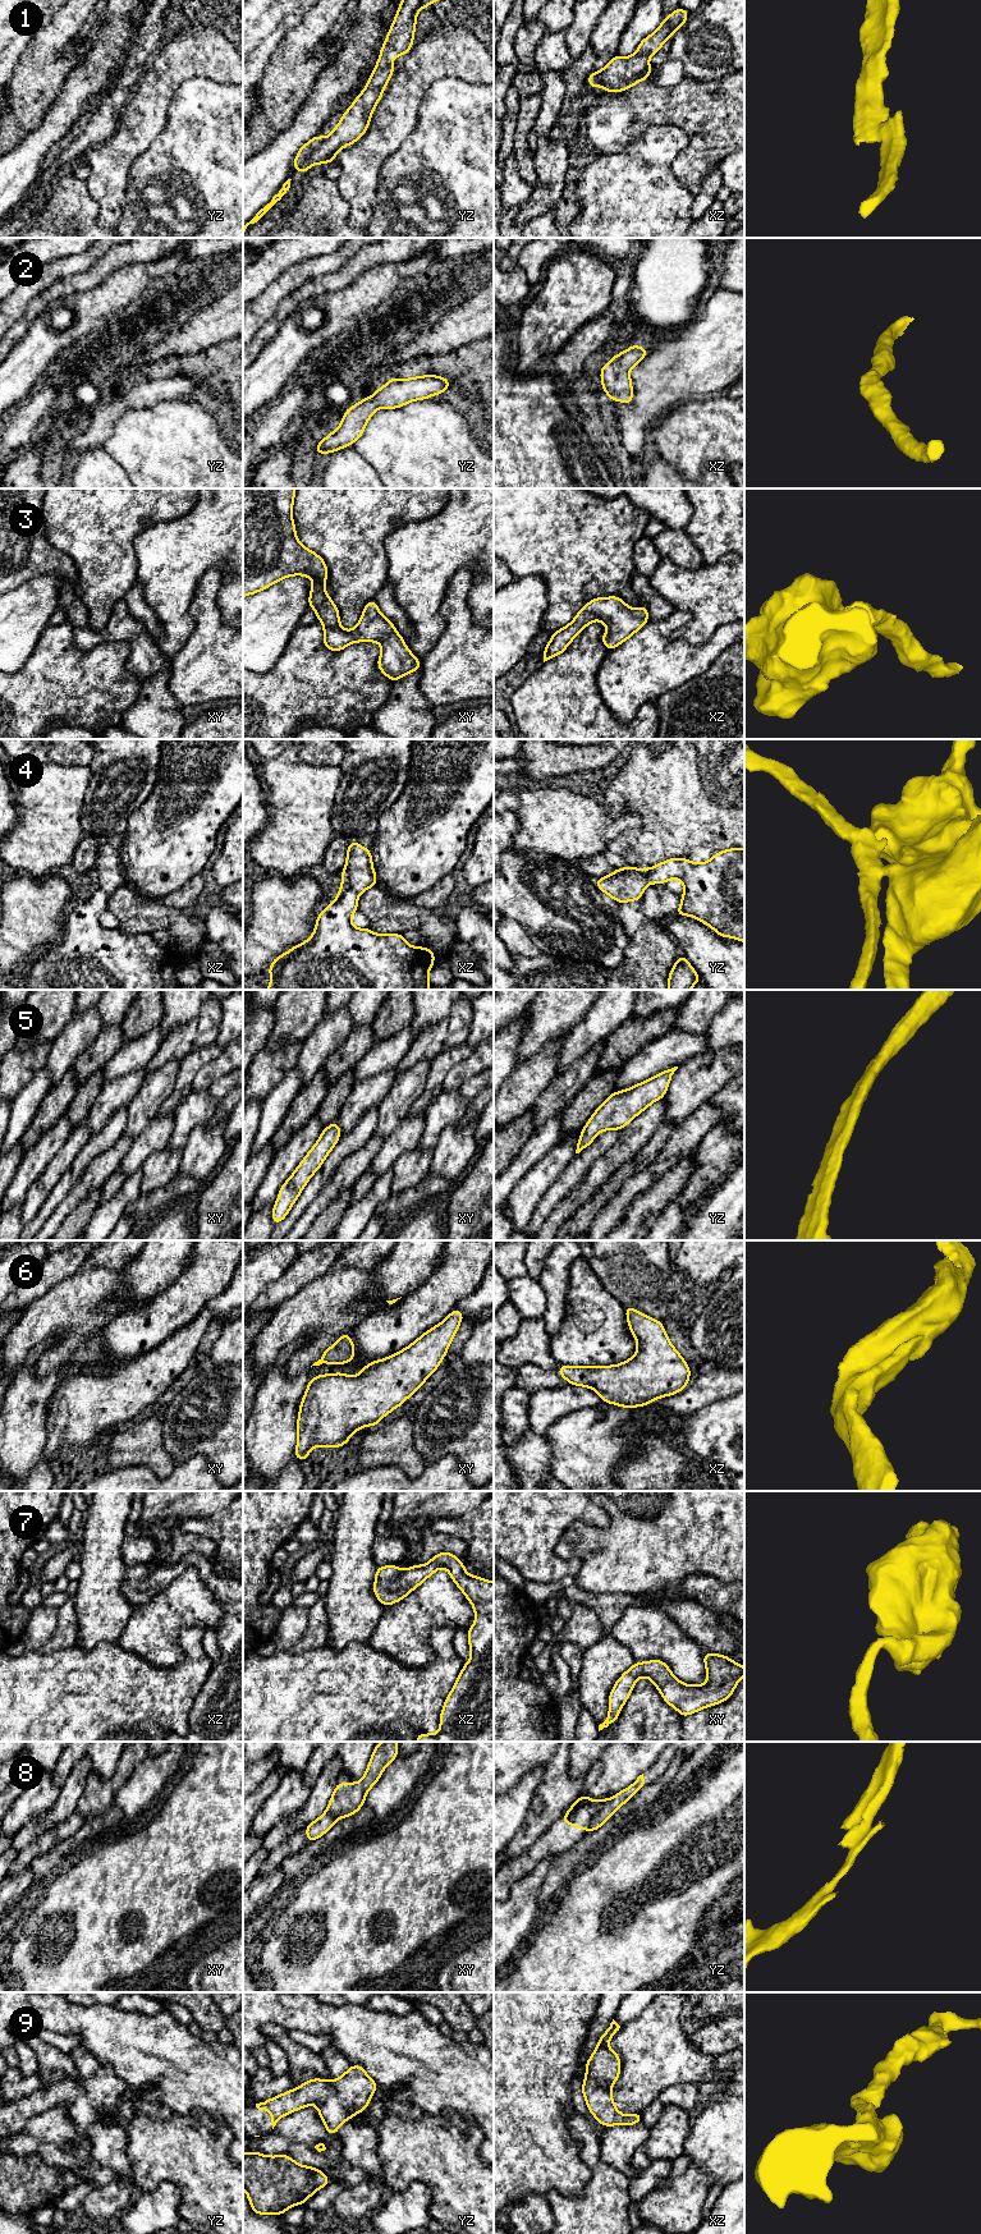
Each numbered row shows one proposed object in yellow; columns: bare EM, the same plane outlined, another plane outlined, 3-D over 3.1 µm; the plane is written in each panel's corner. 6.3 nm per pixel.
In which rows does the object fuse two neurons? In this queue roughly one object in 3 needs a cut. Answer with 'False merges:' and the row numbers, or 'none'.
False merges: 1, 4, 8

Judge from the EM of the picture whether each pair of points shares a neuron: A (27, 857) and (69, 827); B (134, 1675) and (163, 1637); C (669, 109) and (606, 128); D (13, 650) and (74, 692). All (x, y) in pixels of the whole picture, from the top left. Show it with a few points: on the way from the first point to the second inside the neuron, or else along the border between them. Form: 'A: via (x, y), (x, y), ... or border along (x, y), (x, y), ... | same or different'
A: via (37, 847), (59, 827) | same
B: border along (119, 1645), (157, 1666), (174, 1668) | different
C: via (654, 109), (636, 109), (622, 117) | same
D: border along (41, 632), (30, 657), (13, 673) | different

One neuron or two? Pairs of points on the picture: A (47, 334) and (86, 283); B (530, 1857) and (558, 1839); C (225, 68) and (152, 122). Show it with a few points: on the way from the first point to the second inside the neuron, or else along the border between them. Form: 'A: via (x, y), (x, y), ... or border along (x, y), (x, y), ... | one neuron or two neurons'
A: border along (105, 279), (86, 290), (68, 294), (50, 303) | two neurons
B: via (536, 1853), (551, 1844) | one neuron
C: via (201, 68), (183, 68), (154, 97) | one neuron

